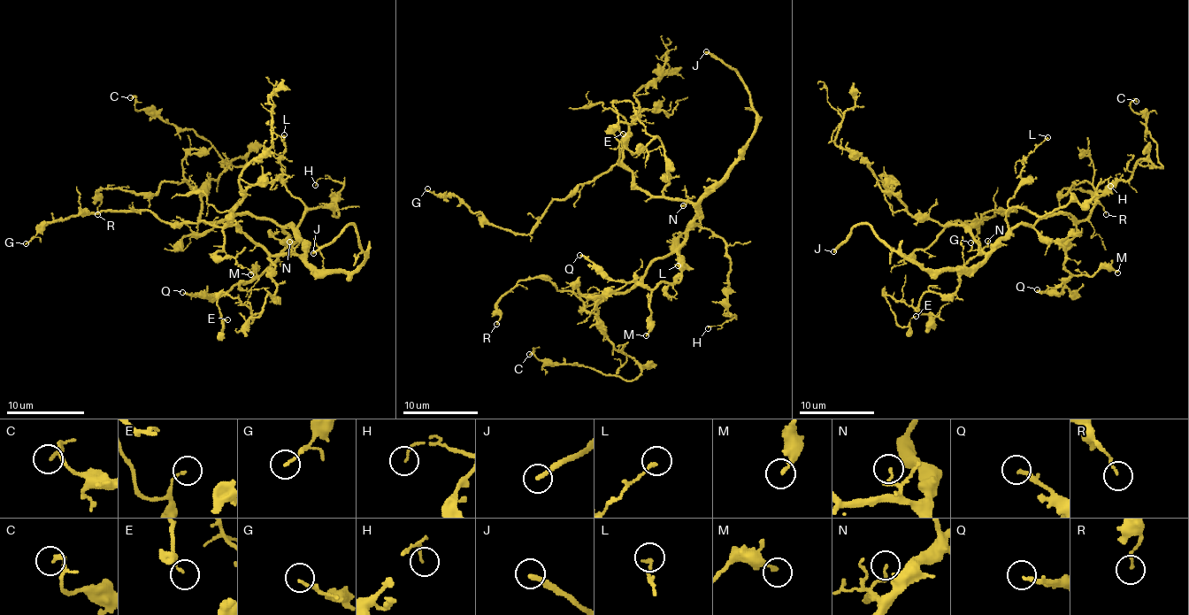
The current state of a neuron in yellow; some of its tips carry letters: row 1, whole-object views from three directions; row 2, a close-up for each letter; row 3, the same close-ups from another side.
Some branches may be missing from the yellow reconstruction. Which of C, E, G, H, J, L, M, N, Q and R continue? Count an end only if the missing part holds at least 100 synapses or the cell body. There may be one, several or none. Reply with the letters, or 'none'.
J

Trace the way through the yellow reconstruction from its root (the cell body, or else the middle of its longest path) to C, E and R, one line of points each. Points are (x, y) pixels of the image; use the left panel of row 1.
C: (294, 234), (250, 214), (204, 222), (202, 189), (231, 164), (130, 97)
E: (294, 234), (303, 251), (270, 257), (274, 295), (252, 313), (224, 292), (218, 297), (221, 329), (227, 319)
R: (294, 234), (250, 214), (204, 222), (188, 181), (154, 193), (101, 189), (97, 214)

